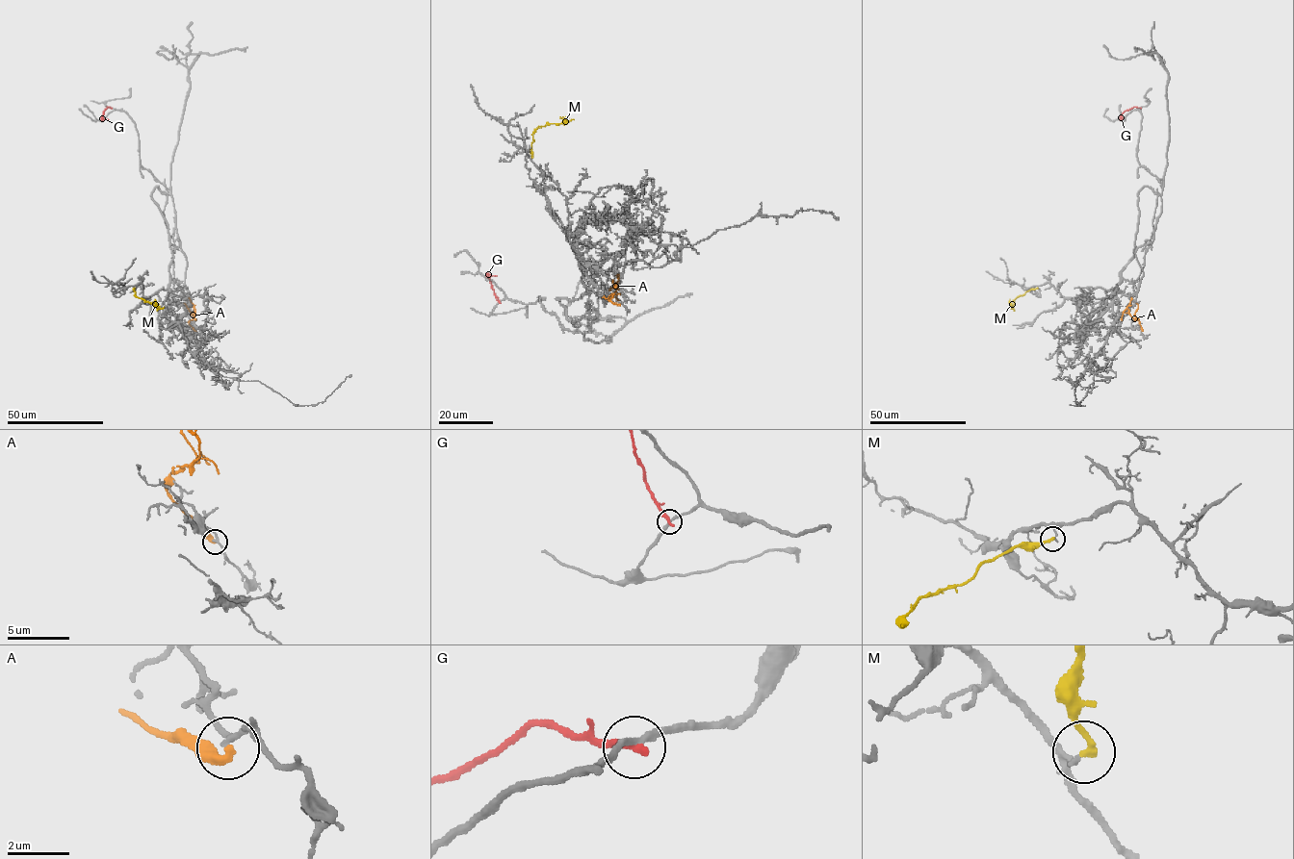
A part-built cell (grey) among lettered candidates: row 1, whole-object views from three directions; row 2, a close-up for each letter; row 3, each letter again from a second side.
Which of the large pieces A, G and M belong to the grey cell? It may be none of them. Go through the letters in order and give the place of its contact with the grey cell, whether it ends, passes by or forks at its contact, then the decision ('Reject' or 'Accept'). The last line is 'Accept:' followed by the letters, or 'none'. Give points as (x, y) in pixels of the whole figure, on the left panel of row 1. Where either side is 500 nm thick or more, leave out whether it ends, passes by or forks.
A: Touches grey at (195, 331). It ends there. Reject
G: Touches grey at (111, 108). It ends there. Reject
M: Touches grey at (134, 288). It ends there. Reject
Accept: none

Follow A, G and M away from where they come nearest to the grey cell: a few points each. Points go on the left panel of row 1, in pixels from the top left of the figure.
A: (196, 331), (189, 321), (194, 317), (194, 308), (194, 320)
G: (110, 108), (107, 106), (102, 118), (108, 120)
M: (134, 288), (138, 298), (158, 309), (164, 307)

